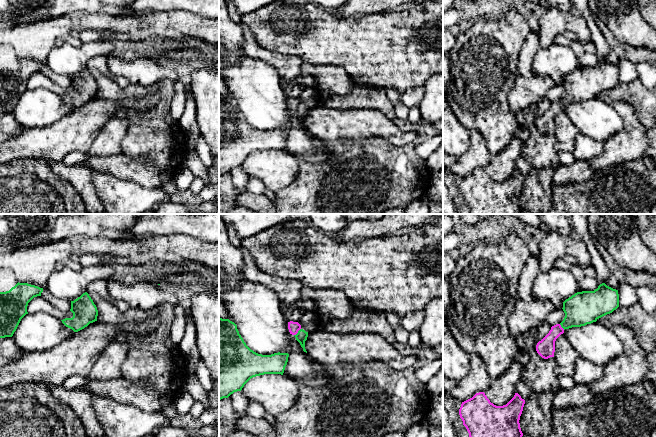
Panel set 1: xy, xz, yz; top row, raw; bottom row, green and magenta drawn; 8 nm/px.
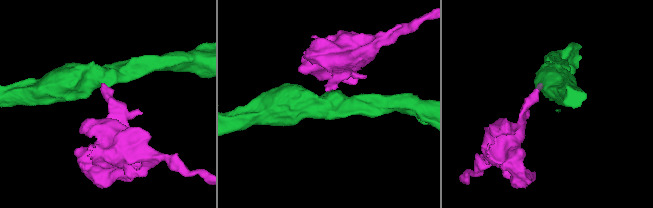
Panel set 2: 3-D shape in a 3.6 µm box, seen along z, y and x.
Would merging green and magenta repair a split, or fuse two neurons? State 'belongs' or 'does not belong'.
belongs

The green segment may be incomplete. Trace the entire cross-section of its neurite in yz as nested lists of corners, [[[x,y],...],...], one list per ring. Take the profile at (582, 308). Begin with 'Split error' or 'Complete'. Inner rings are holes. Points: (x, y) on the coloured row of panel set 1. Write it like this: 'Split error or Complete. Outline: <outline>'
Split error. Outline: [[[602,283],[594,291],[577,292],[563,302],[563,311],[565,317],[560,324],[551,327],[549,333],[537,343],[536,351],[544,359],[554,357],[555,341],[564,333],[565,329],[572,327],[581,327],[587,324],[596,322],[599,318],[612,313],[619,307],[619,294],[618,290],[607,286]]]

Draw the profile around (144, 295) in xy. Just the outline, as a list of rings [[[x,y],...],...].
[[[108,280],[108,292],[113,299],[124,300],[130,307],[151,310],[162,303],[179,304],[172,285],[158,285],[147,281],[135,281],[127,285]]]

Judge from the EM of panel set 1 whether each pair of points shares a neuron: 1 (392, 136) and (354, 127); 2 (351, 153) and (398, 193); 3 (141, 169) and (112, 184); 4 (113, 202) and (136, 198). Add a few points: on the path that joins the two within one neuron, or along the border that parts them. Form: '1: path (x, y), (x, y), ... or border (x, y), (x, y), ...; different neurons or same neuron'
1: path (383, 127), (363, 127); same neuron
2: path (363, 165), (378, 172), (386, 181); same neuron
3: border (98, 171), (121, 179), (136, 181), (143, 185); different neurons
4: path (119, 202), (130, 199); same neuron

